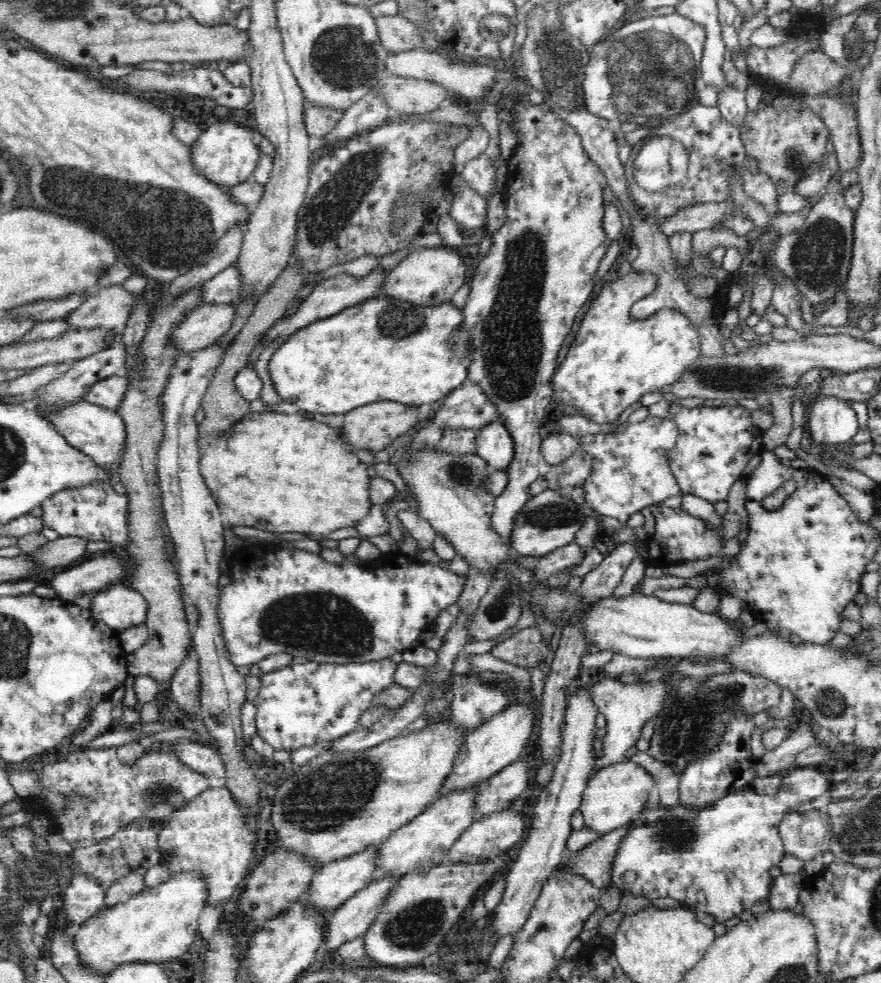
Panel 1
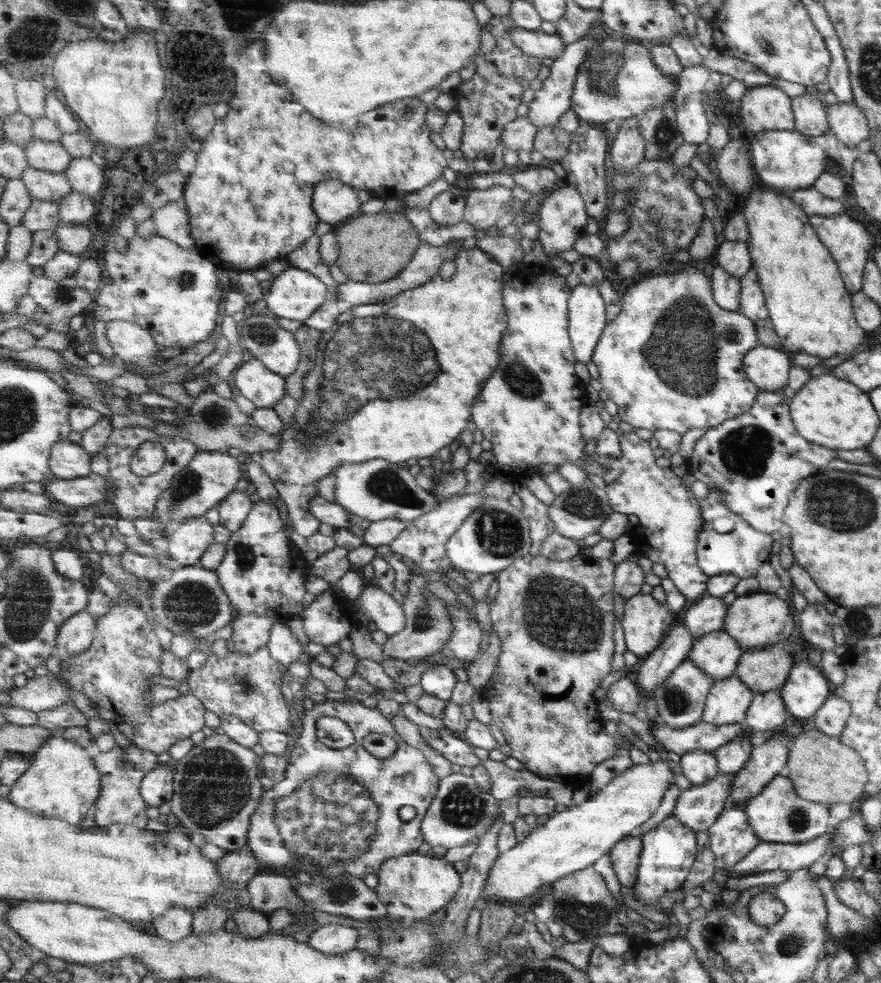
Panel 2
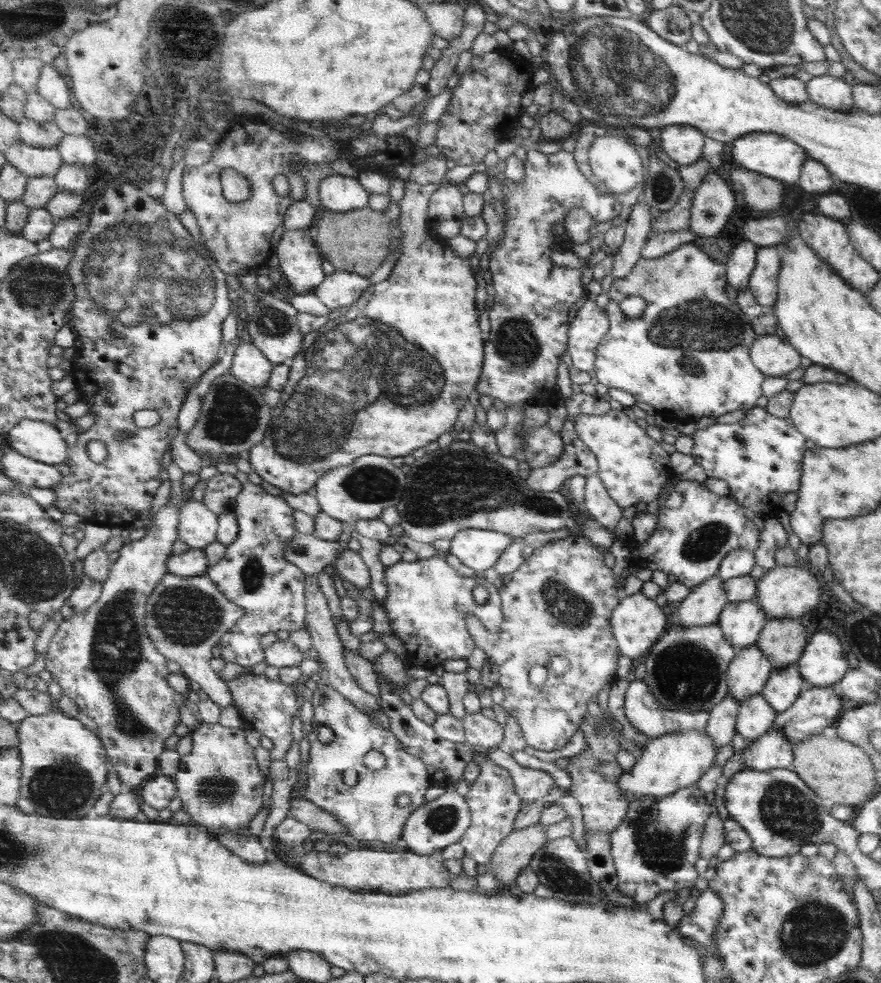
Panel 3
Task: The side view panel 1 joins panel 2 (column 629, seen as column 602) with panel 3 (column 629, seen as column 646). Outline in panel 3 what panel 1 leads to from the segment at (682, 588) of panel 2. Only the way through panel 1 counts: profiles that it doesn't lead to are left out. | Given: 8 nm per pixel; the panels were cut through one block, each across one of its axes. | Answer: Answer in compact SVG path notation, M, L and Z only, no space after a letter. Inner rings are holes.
M611 409L604 415L582 414L576 418L576 431L582 438L582 441L589 446L589 449L597 456L600 470L598 476L603 480L609 495L617 502L617 505L627 508L627 506L635 506L638 502L646 504L653 502L657 497L661 496L661 492L665 489L667 480L672 478L674 474L669 466L669 452L661 448L660 442L656 442L645 429L637 425L637 422L631 420L623 409Z

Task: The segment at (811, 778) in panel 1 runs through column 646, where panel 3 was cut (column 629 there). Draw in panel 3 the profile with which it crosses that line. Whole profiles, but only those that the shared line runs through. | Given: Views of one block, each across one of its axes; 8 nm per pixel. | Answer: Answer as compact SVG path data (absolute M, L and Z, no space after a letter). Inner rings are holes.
M695 785L663 798L645 797L630 804L626 819L609 834L620 880L618 890L625 896L646 904L661 892L695 886L699 878L695 864L702 857L703 824L711 814L703 793Z

